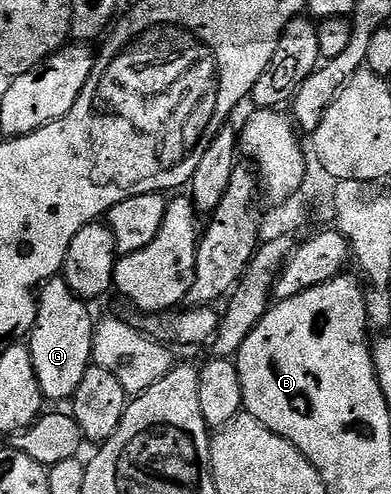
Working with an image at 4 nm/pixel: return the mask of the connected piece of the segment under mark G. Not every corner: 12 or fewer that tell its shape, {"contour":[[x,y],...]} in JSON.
{"contour":[[63,277],[38,291],[27,340],[45,400],[71,400],[94,318]]}

